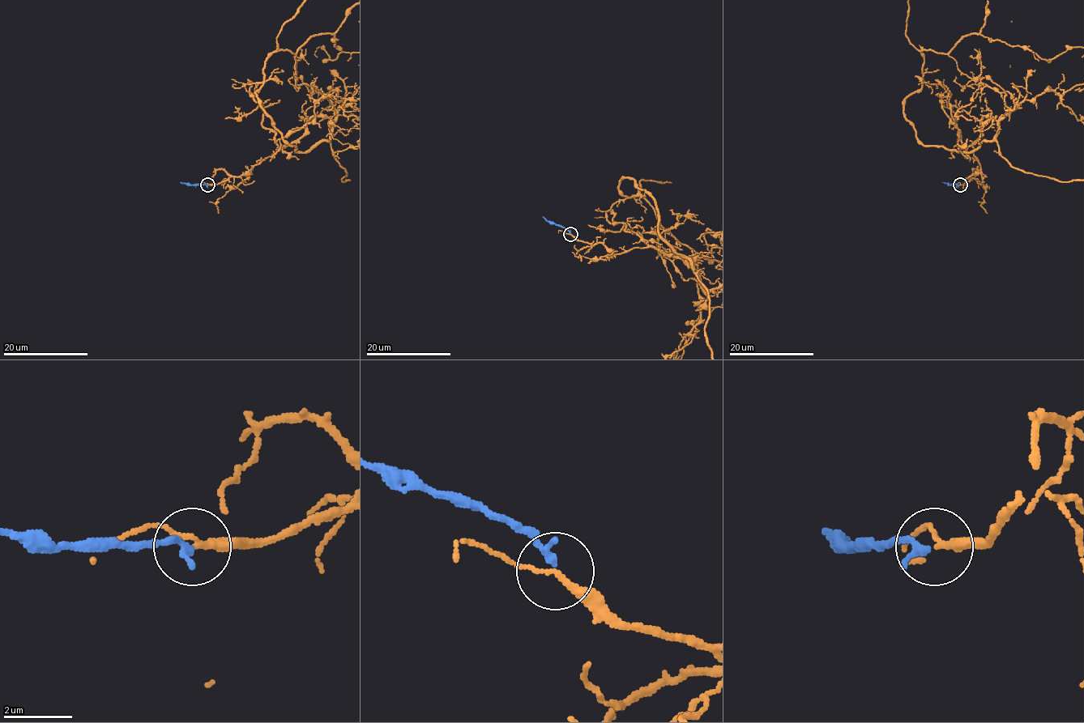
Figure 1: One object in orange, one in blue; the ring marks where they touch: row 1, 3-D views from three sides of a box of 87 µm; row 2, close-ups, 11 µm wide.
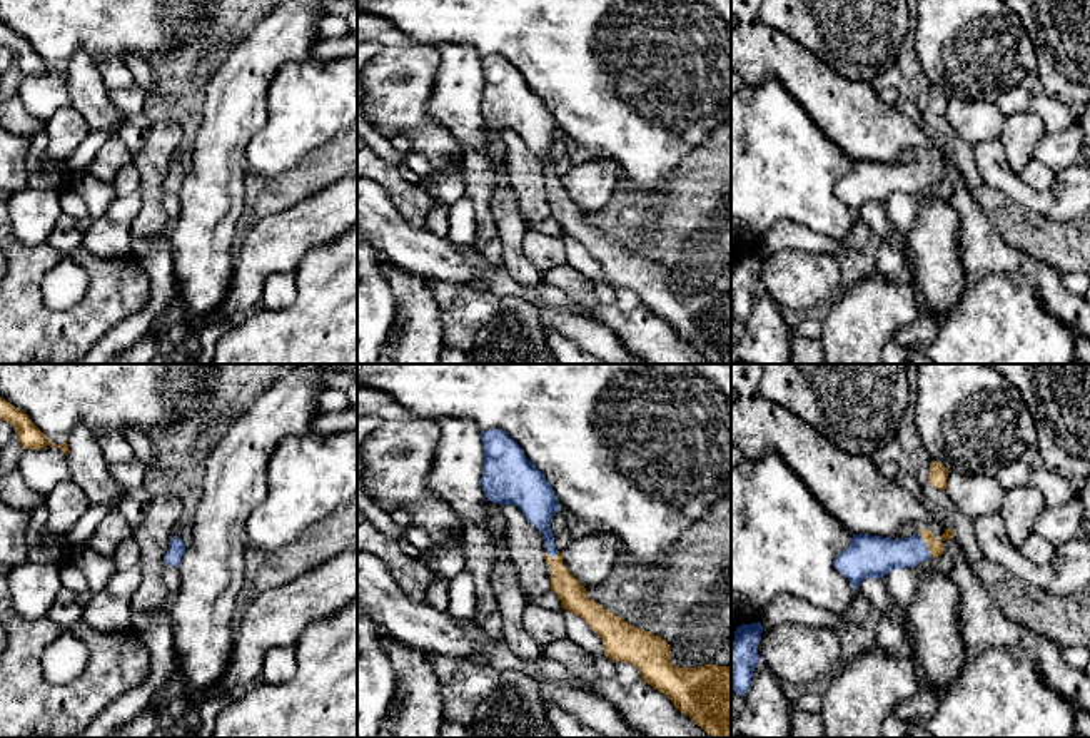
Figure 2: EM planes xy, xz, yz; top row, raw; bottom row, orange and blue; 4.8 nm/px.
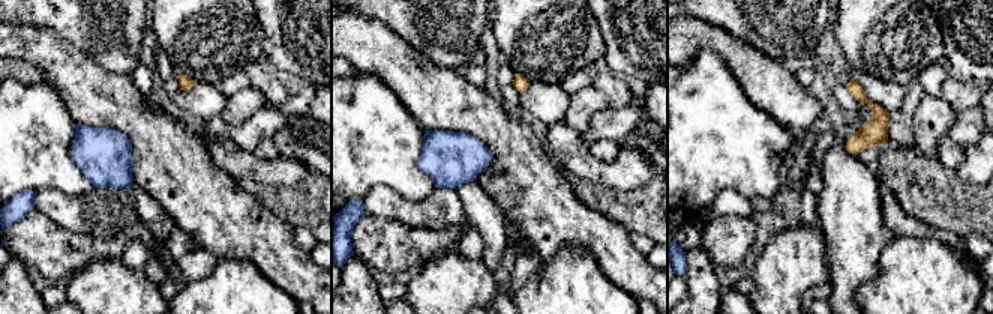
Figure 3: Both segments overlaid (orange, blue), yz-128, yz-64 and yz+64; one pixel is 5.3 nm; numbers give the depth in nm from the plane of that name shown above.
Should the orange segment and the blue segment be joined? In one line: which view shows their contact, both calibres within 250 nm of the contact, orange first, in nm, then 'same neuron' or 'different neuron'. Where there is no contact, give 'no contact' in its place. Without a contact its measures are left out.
yz | 70/190 nm | same neuron

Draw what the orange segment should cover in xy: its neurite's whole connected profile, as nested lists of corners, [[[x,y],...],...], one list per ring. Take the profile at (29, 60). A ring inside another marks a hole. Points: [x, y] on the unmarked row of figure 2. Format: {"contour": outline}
{"contour": [[[0,23],[0,45],[17,55],[22,75],[42,75],[45,72],[55,73],[55,70],[45,63],[23,37],[17,35],[3,23]]]}

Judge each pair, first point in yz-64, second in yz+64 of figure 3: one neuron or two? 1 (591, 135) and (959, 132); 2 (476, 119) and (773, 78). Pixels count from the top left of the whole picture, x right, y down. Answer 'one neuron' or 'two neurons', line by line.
1: one neuron
2: one neuron

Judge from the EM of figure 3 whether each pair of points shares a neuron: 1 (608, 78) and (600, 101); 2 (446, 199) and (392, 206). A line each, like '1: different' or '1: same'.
1: different
2: same

